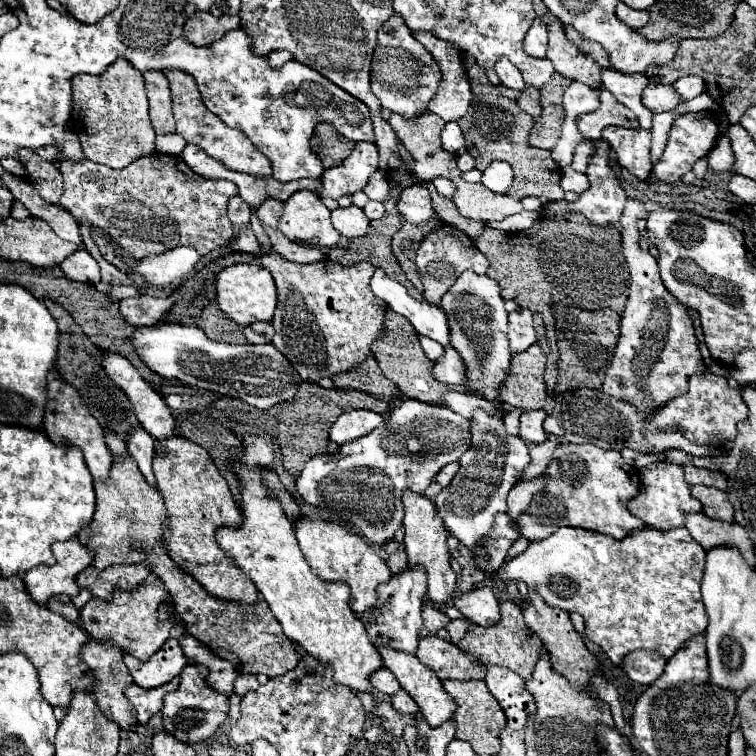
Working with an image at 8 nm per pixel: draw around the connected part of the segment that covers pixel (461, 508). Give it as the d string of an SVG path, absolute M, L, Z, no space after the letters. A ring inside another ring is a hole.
M477 412L471 422L471 434L475 432L481 432L483 438L473 438L471 450L467 450L459 460L461 468L457 476L435 498L437 516L443 520L447 532L461 542L469 556L475 556L475 550L483 546L483 540L493 530L495 514L507 512L507 494L531 462L527 444L519 436L509 436L501 418Z

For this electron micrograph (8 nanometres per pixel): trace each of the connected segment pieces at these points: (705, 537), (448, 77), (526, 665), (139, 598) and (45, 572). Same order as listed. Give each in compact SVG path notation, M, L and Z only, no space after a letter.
M697 512L685 516L685 528L705 550L711 550L715 546L735 546L743 554L745 562L751 568L755 566L755 558L753 558L755 546L743 526L711 520L703 512Z
M415 32L415 38L419 38L419 42L437 58L437 64L443 72L443 84L429 104L429 110L439 114L445 122L459 120L471 104L471 88L465 68L461 66L461 52L449 46L449 42L433 38L433 34Z
M507 600L501 604L501 620L495 626L491 626L491 628L481 628L475 624L469 626L469 632L457 642L457 648L473 654L485 666L509 668L509 670L517 672L523 680L529 680L533 676L537 660L543 654L547 654L547 648L541 642L541 638L537 638L537 634L525 624L523 606L515 604L513 600Z
M159 580L153 584L139 584L135 590L119 592L115 600L89 600L79 610L79 626L97 642L115 642L123 654L133 654L137 660L147 662L169 638L169 630L173 624L161 624L157 628L157 608L161 602L167 602L169 594L161 586Z
M75 538L55 542L51 552L55 556L53 566L37 566L23 576L29 596L39 606L45 606L47 600L57 594L77 596L79 586L75 584L75 576L91 564L91 552Z

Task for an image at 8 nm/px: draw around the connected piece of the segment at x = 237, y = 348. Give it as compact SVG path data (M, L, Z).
M157 324L141 326L133 334L133 346L141 358L161 376L179 378L183 384L213 390L239 398L255 408L267 410L279 402L291 400L301 384L299 374L283 358L273 344L227 344L215 342L197 326L183 324Z

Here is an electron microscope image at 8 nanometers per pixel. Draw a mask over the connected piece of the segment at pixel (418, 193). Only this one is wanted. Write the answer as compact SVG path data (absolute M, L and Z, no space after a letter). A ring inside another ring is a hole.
M413 184L401 190L395 202L397 202L397 212L403 218L403 222L423 224L423 222L429 222L429 218L435 218L429 190L421 184Z

